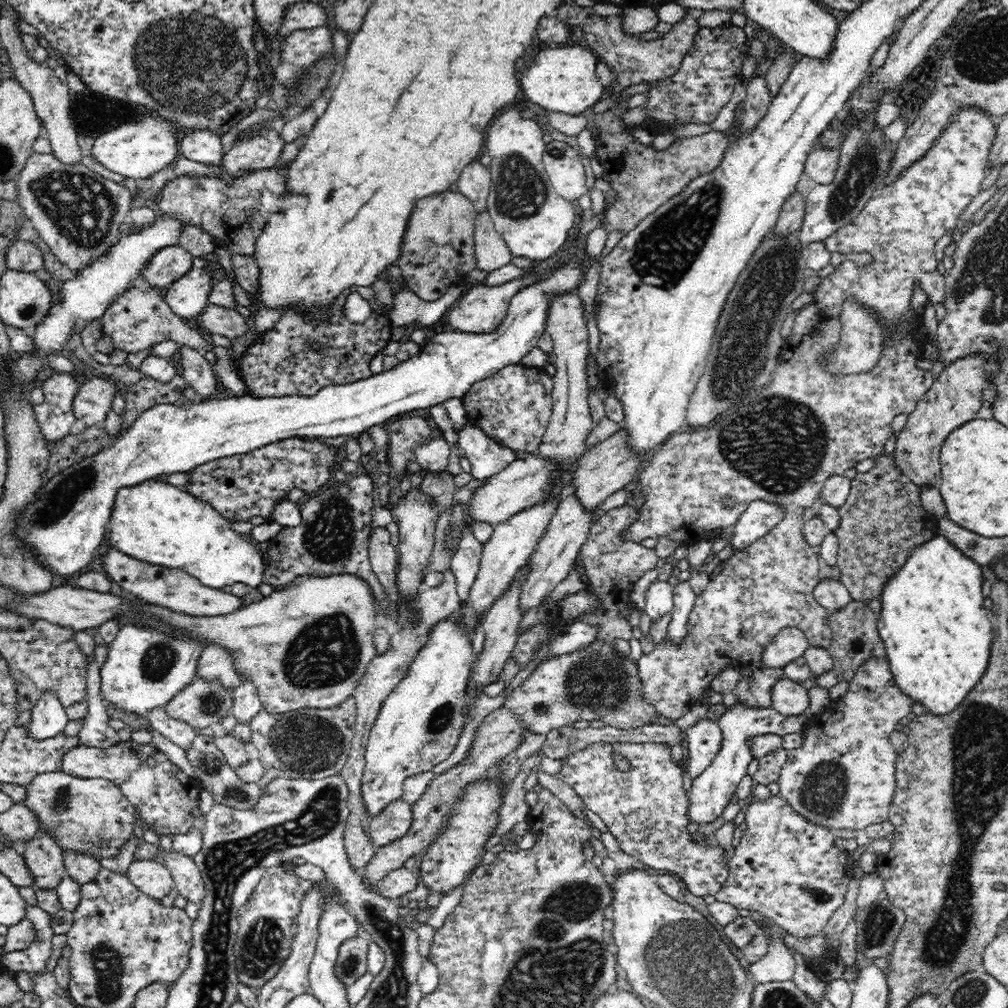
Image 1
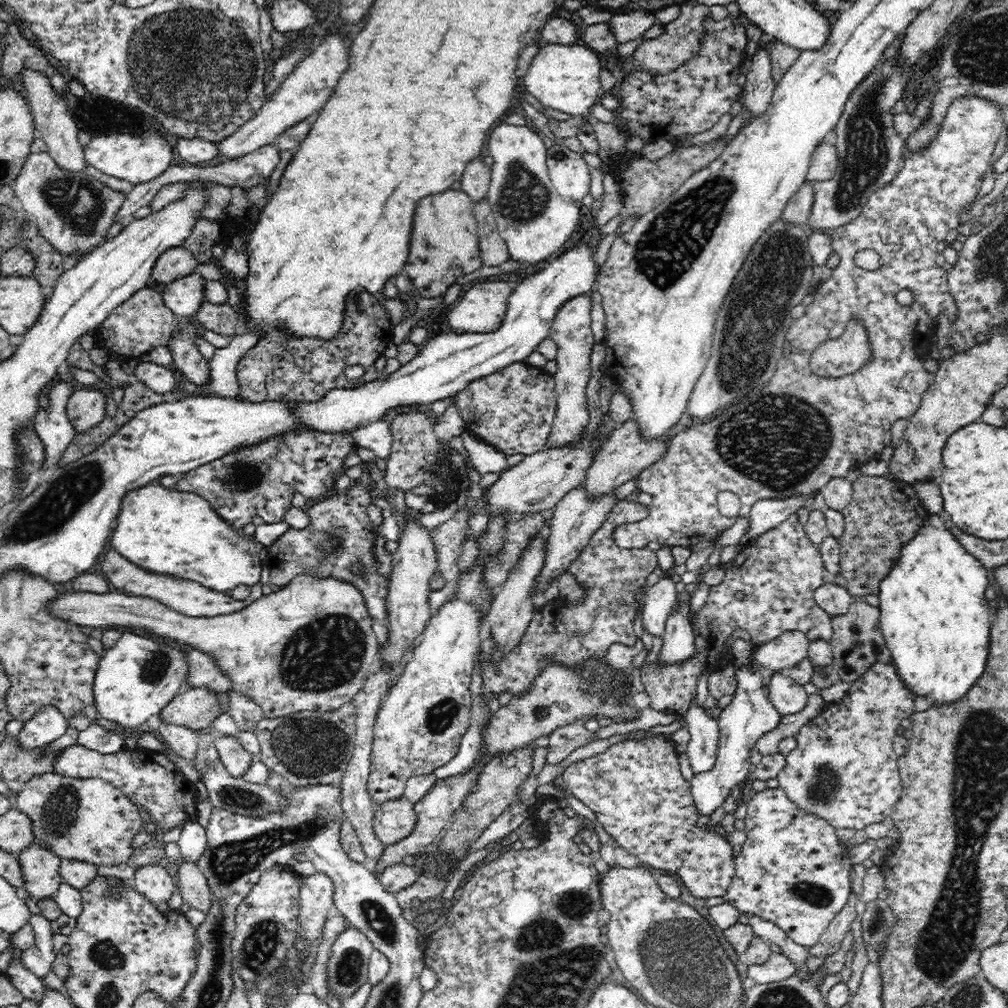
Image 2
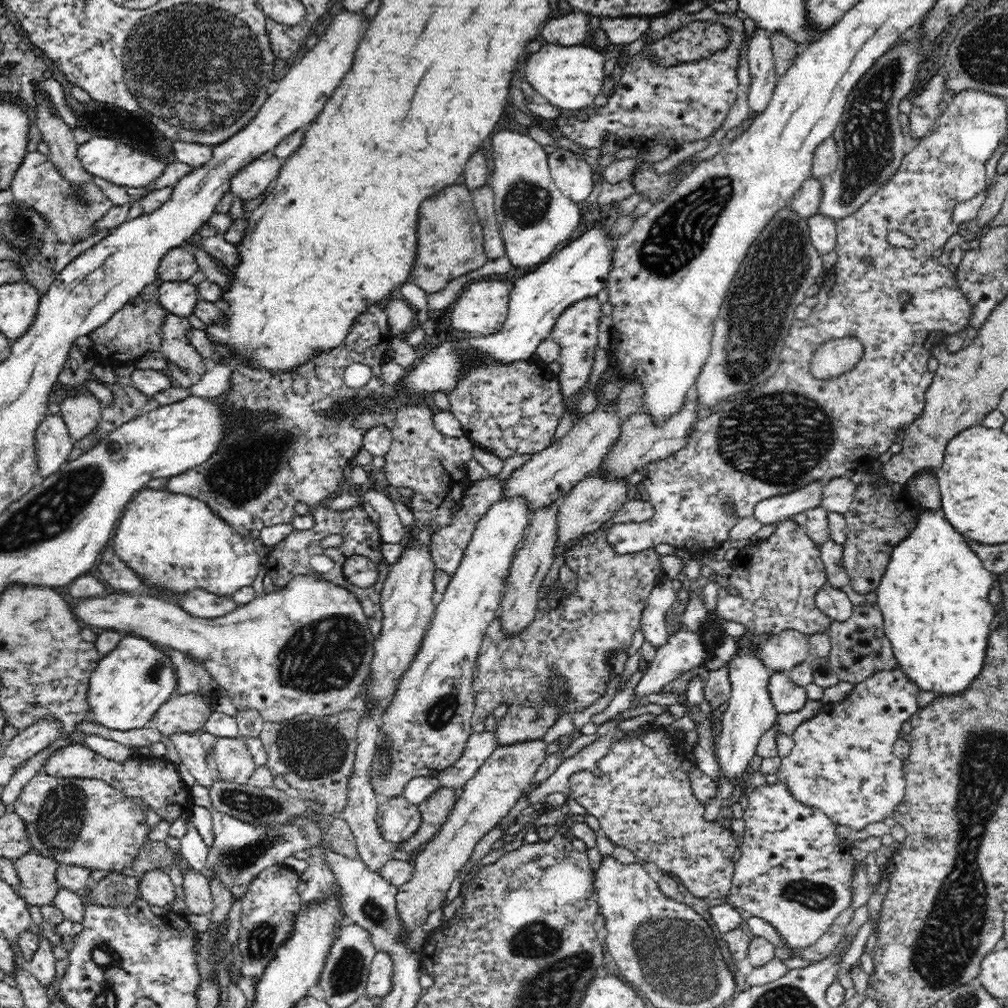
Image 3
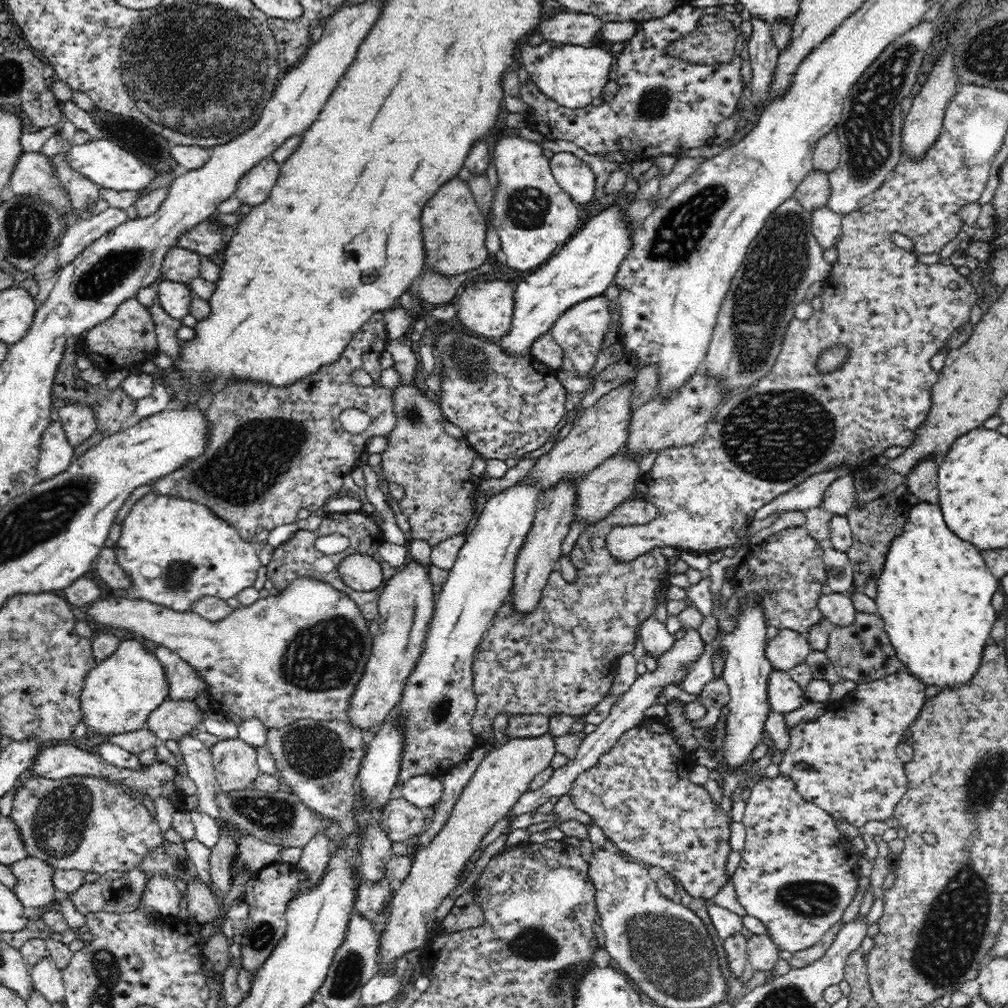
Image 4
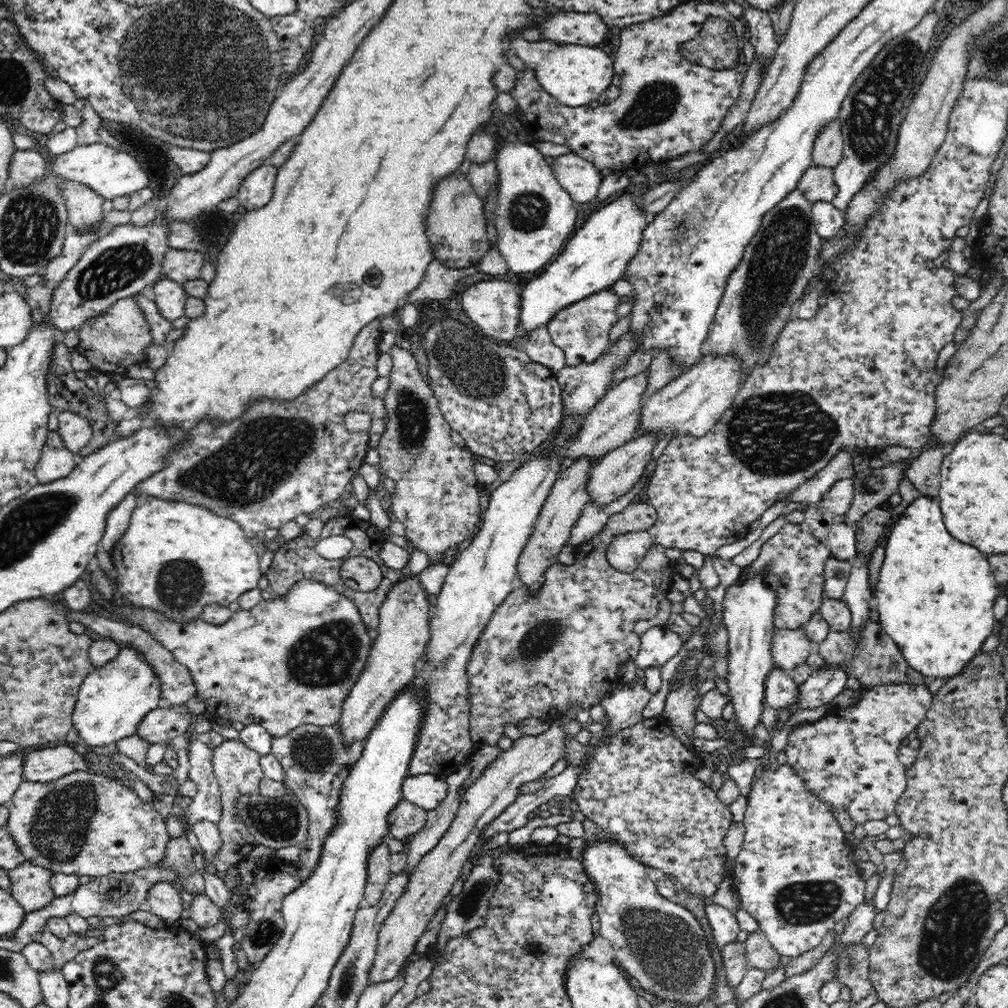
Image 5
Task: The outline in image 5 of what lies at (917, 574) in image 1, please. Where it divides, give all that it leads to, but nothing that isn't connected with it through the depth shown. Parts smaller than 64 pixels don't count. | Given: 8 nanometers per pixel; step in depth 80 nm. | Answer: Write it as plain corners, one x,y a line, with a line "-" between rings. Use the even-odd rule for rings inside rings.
920,495
898,517
885,543
885,557
874,591
879,623
896,641
904,660
926,680
958,677
967,664
980,652
982,643
994,630
994,600
1004,593
994,578
987,555
977,548
952,538
942,524
942,514
936,499

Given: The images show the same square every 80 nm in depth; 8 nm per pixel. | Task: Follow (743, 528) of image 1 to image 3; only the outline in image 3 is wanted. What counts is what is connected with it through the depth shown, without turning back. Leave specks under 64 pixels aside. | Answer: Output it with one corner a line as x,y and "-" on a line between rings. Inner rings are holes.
813,480
802,489
760,500
756,503
753,516
762,525
770,525
786,521
794,514
820,507
823,497
821,491
826,484
826,481

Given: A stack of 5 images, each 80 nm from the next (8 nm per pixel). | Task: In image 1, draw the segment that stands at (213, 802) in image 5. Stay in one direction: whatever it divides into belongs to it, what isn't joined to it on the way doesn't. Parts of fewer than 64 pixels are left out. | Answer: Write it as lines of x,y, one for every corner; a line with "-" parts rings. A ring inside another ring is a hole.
166,704
152,708
147,715
150,726
160,733
161,738
168,738
176,746
188,751
192,747
196,735
196,730
184,720
174,720
170,714
166,713

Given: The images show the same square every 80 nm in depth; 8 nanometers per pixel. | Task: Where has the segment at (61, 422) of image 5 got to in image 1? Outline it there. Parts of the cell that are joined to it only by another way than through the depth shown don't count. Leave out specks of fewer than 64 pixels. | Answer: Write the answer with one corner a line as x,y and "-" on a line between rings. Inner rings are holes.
90,375
80,386
72,403
78,422
83,422
85,426
103,425
115,394
121,391
120,384
112,378

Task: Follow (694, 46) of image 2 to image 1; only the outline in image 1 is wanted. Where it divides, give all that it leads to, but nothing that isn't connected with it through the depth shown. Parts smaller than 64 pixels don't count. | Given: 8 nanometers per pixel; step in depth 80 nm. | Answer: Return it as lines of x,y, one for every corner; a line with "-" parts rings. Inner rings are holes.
565,1
556,8
555,16
564,21
572,29
582,28
584,33
584,44
600,58
606,60
606,65
616,74
616,92
624,90
626,86
638,84
638,82
660,81
672,76
681,65
684,54
694,46
695,38
698,36
698,19
704,10
688,8
688,14
673,24
672,30
657,40
642,40
640,35
628,35
624,32
621,15
609,17
598,17
594,15
593,6
582,7
572,2

